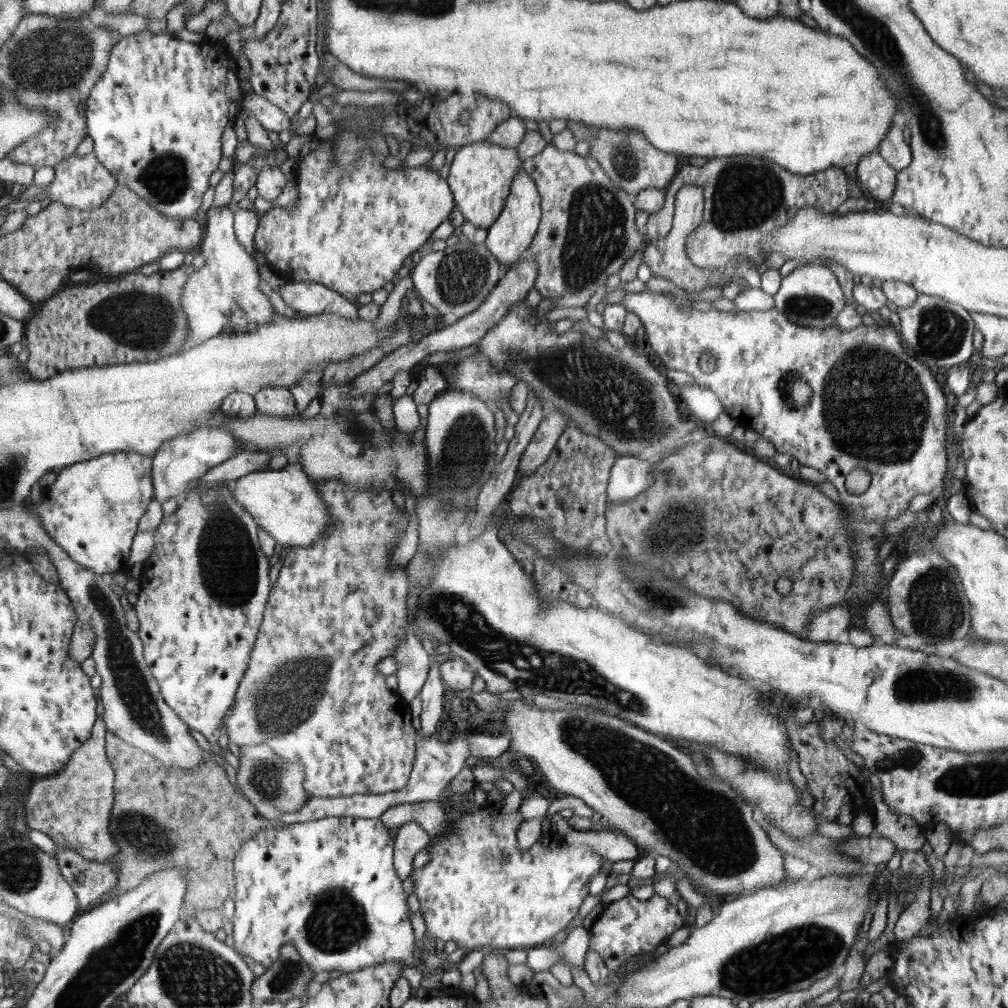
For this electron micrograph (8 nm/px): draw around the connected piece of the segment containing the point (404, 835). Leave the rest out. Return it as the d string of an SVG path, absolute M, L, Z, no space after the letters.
M409 820L407 824L397 828L397 838L395 838L395 872L399 880L405 880L407 876L413 874L415 868L411 868L413 856L421 850L427 848L429 844L429 834L415 822Z

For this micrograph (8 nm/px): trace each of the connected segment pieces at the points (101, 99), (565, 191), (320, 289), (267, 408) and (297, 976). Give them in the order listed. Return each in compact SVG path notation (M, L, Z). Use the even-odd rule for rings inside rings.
M147 30L119 38L111 50L107 72L91 90L85 106L87 136L93 140L95 160L105 166L117 184L127 186L133 190L133 194L139 194L139 198L143 198L153 210L159 210L161 214L175 220L189 220L191 214L201 206L201 196L207 190L207 180L217 168L223 154L221 132L227 130L227 122L241 110L241 90L235 68L227 68L221 80L205 80L205 70L211 70L211 52L211 48L205 48L203 54L195 54L191 48L175 48L175 40L169 38L169 34L153 36ZM163 44L167 54L175 52L175 58L169 56L167 62L165 56L161 58L159 48ZM177 54L183 54L183 58L179 60Z
M553 144L543 146L537 156L523 160L525 176L535 184L541 200L541 220L535 230L535 236L521 256L521 260L537 260L537 278L535 290L541 300L551 300L553 308L583 308L589 298L595 294L597 286L605 284L609 274L617 274L621 266L635 254L645 248L649 242L635 228L635 208L633 198L623 190L615 188L605 176L601 166L591 156L577 156L575 152L561 152Z
M285 282L279 288L279 296L287 308L303 316L337 314L347 320L359 320L357 304L347 302L347 298L341 298L339 292L317 282Z
M269 386L257 392L253 398L255 398L255 408L259 414L267 414L267 416L295 416L297 414L295 398L285 388Z
M285 944L279 960L251 984L251 996L255 996L259 1004L267 1000L279 1000L283 1004L289 998L303 1000L311 978L311 966L295 952L295 946Z

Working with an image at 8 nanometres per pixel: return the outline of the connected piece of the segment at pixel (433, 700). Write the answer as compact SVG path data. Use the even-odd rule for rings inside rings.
M433 660L429 666L429 674L427 674L427 680L419 692L419 698L421 698L419 736L423 740L423 738L435 734L439 718L443 714L443 682L439 676L439 662L437 660Z

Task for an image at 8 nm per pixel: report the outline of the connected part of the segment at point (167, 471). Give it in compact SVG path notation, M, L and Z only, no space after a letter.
M199 426L191 434L175 436L175 440L163 444L159 452L153 458L151 472L153 472L153 488L155 488L155 500L159 504L167 502L169 498L181 498L189 486L203 478L211 468L219 466L221 462L233 458L239 452L239 442L235 440L233 432L229 428L209 428L209 426Z

